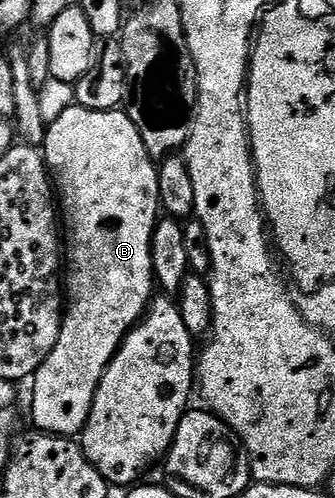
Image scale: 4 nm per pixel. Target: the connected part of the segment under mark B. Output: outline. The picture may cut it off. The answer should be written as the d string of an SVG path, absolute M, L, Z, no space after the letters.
M77 103L48 125L44 156L60 202L61 220L70 230L64 233L68 242L68 264L64 269L65 301L60 339L56 339L56 347L52 347L48 359L44 359L32 378L34 402L30 405L30 417L35 430L73 438L86 426L108 363L122 340L141 321L156 289L150 244L154 226L160 220L158 170L155 158L148 155L144 139L140 139L140 131L136 131L127 113L118 109L92 111Z

